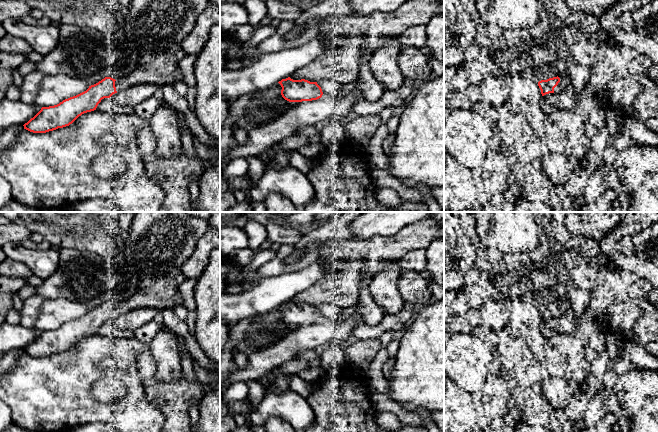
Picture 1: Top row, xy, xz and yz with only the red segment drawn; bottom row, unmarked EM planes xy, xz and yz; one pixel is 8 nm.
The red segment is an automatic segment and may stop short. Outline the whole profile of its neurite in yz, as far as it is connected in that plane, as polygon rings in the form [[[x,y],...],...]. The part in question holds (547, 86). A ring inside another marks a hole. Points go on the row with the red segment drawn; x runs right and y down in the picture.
[[[558,76],[549,78],[547,80],[539,81],[538,86],[541,90],[542,96],[549,93],[554,93],[554,88],[558,85],[559,82],[560,82],[560,78]]]

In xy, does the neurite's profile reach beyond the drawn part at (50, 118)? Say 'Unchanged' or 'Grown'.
Unchanged

